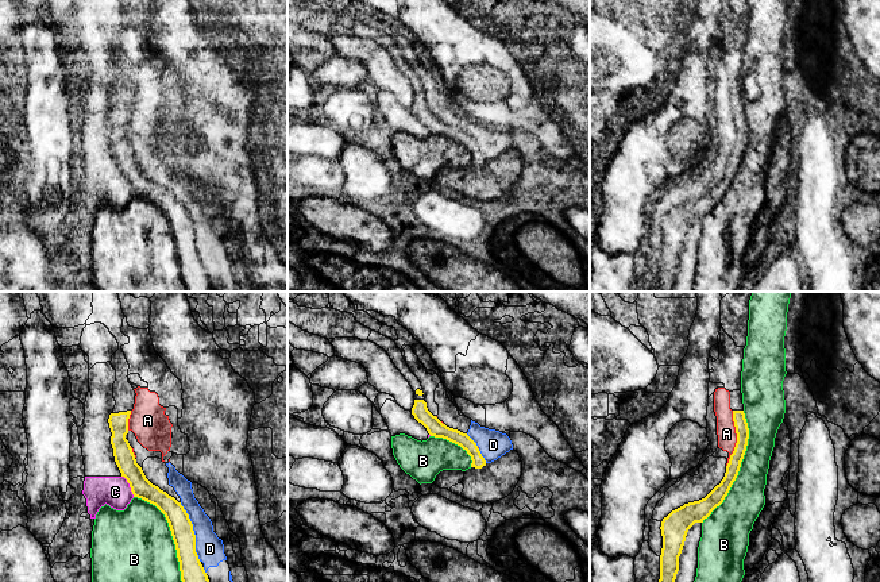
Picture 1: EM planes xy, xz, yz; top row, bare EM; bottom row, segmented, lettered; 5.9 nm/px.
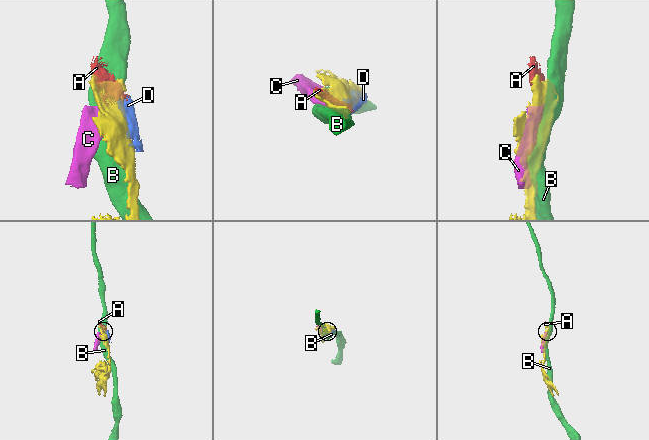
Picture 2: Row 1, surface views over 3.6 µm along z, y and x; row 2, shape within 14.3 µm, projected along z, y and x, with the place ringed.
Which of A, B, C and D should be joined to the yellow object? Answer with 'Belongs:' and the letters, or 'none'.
Belongs: none

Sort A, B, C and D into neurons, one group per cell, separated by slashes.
A D / B / C

